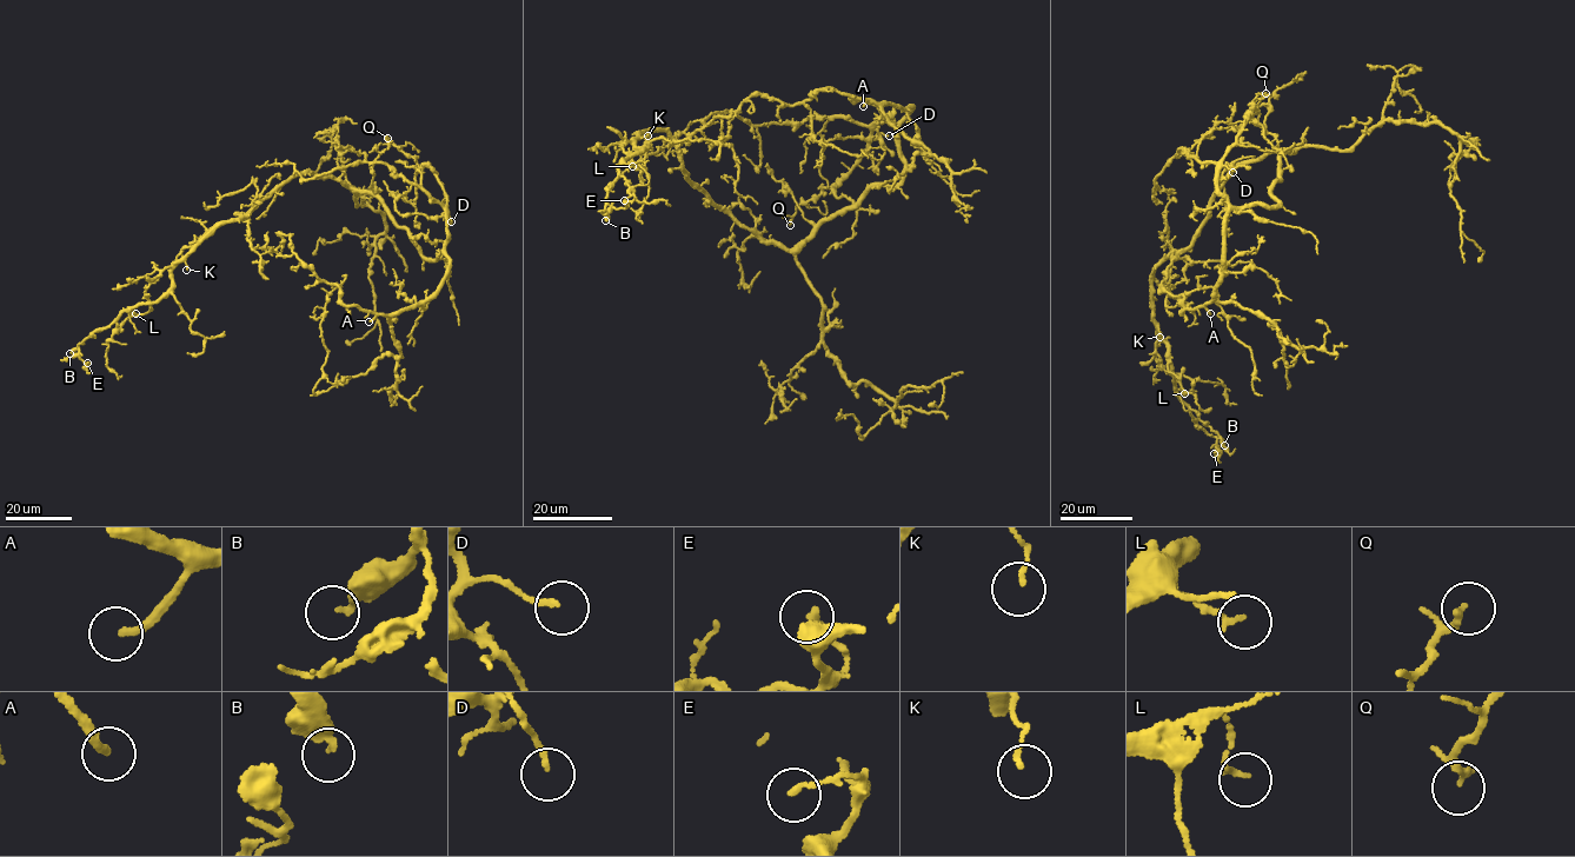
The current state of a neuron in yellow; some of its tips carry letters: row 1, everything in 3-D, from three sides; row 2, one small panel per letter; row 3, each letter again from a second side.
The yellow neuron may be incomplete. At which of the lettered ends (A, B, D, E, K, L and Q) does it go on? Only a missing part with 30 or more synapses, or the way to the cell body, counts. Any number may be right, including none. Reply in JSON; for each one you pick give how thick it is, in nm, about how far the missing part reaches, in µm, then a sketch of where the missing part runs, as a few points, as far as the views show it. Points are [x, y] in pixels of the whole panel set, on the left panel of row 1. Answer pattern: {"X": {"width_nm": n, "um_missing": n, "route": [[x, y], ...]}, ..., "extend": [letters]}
{"A": {"width_nm": 200, "um_missing": 70, "route": [[369, 321], [349, 337], [319, 370], [318, 383], [333, 367], [338, 352], [351, 336], [363, 292]]}, "extend": ["A"]}

